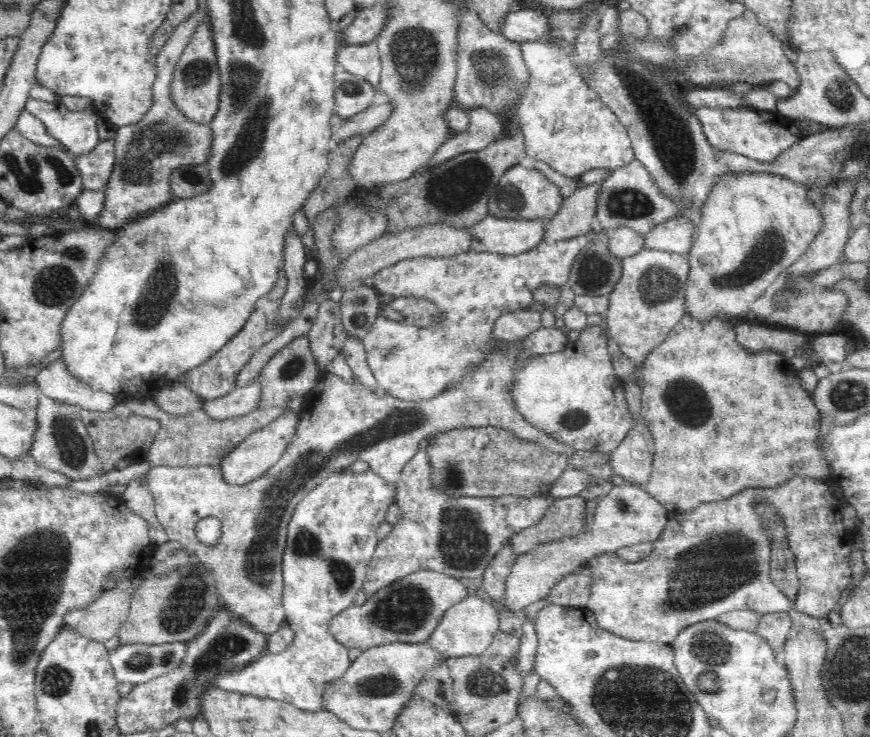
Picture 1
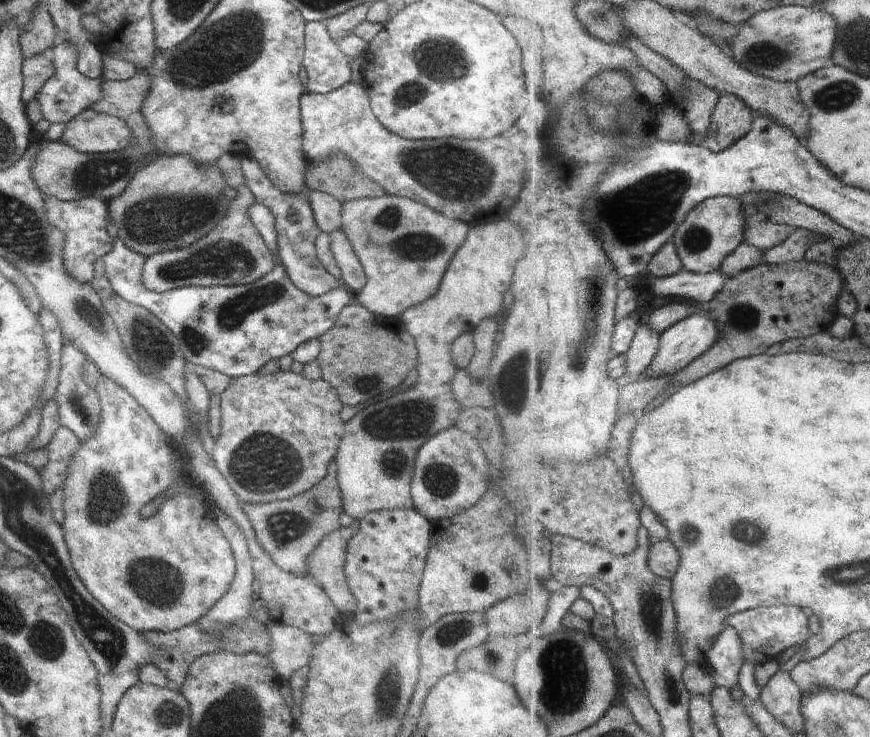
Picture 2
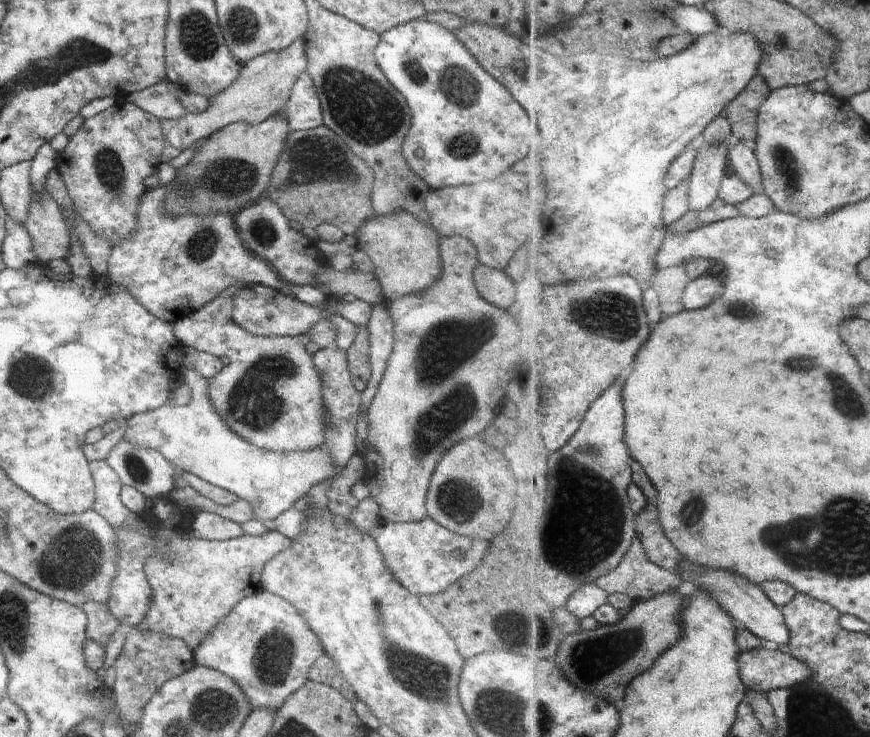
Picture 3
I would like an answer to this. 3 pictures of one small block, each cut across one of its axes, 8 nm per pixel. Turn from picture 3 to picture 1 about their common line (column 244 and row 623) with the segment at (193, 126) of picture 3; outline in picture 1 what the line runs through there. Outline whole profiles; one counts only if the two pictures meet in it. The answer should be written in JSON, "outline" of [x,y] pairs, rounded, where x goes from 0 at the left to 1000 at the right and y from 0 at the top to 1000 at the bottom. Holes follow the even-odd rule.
{"outline":[[[171,764],[167,765],[159,782],[155,784],[148,783],[143,790],[138,790],[133,798],[122,801],[117,805],[117,809],[114,809],[107,818],[101,820],[99,825],[80,826],[80,830],[76,830],[74,834],[71,851],[80,849],[86,852],[94,863],[113,871],[122,871],[122,868],[134,863],[140,845],[147,836],[152,805],[167,787],[166,779],[172,771]]]}

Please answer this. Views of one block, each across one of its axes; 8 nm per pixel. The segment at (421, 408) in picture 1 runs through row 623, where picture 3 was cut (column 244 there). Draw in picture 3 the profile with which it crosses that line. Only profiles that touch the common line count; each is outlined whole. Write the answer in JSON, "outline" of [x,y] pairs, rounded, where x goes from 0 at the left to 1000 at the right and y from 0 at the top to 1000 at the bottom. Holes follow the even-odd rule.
{"outline":[[[195,248],[178,256],[172,255],[161,267],[159,293],[156,293],[159,315],[154,315],[149,323],[128,335],[123,376],[129,383],[143,388],[156,404],[156,410],[161,410],[170,423],[194,438],[205,437],[209,427],[226,422],[236,412],[244,410],[262,388],[269,388],[269,385],[301,387],[323,393],[326,380],[320,374],[310,358],[297,350],[287,338],[280,336],[280,331],[274,323],[274,313],[266,290],[241,288],[237,293],[232,290],[195,293],[189,282],[193,255],[195,255]]]}

